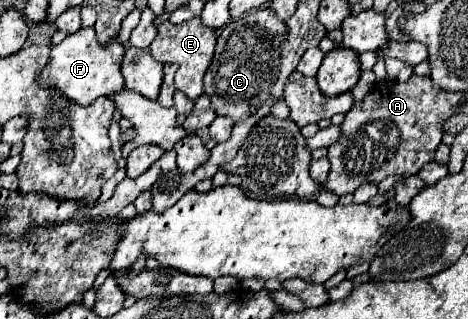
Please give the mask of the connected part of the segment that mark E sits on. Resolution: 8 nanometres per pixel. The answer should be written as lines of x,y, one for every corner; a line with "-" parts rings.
200,17
178,23
178,25
172,25
170,21
164,21
158,27
158,35
154,37
154,41
150,45
150,55
160,63
178,63
174,85
190,101
196,101
202,95
202,77
204,77
204,73
206,73
206,69
212,61
214,45
216,45
216,31
204,27

